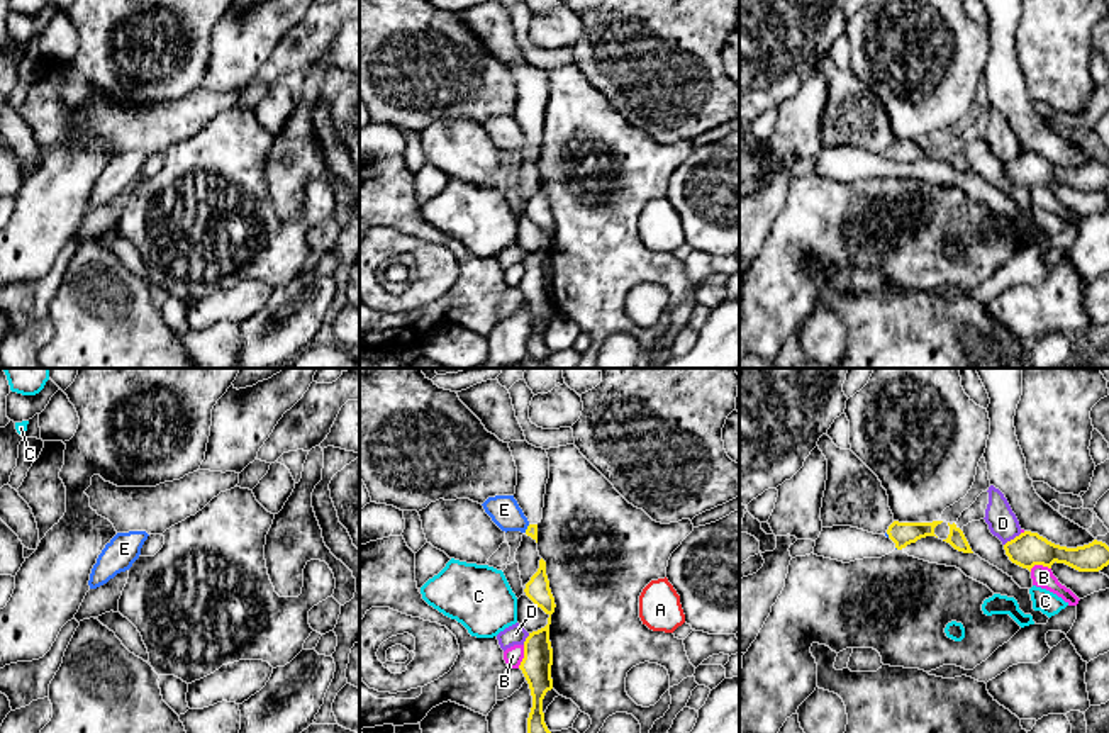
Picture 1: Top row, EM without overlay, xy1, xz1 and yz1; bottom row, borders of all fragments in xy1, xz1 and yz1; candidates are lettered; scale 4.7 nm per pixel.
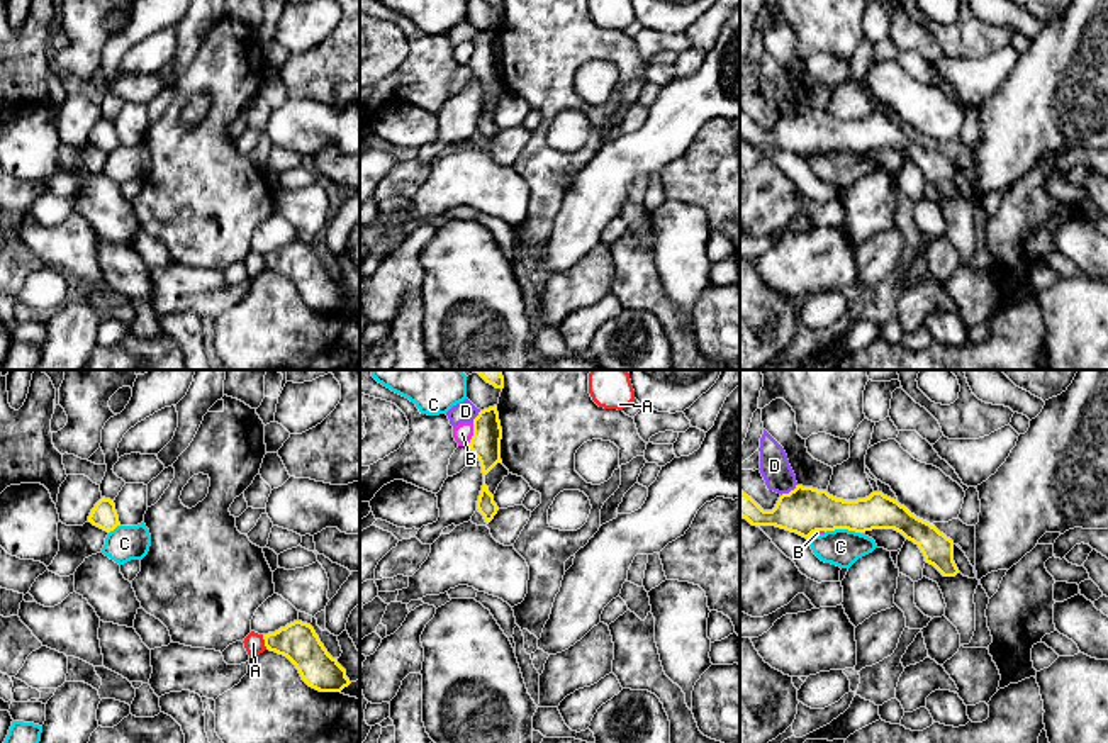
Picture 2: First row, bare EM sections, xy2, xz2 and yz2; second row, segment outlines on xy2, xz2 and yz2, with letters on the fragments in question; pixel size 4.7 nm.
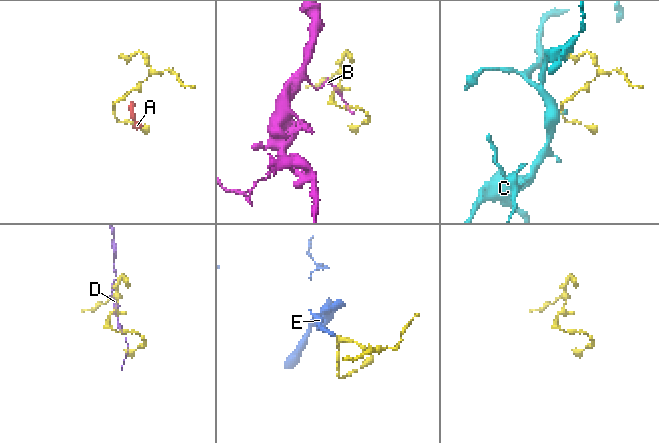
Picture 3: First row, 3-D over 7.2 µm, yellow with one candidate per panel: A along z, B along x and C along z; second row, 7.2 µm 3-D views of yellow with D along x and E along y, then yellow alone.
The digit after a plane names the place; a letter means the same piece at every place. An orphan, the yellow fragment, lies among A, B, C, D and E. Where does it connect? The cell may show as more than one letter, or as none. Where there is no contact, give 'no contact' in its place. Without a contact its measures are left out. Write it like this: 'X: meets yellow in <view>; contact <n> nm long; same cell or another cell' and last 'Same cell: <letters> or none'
A: meets yellow in xy2; contact 80 nm long; another cell
B: meets yellow in xz1; contact 120 nm long; another cell
C: meets yellow in yz2; contact 170 nm long; another cell
D: meets yellow in yz2; contact 100 nm long; another cell
E: meets yellow in xz1; contact 50 nm long; same cell
Same cell: E

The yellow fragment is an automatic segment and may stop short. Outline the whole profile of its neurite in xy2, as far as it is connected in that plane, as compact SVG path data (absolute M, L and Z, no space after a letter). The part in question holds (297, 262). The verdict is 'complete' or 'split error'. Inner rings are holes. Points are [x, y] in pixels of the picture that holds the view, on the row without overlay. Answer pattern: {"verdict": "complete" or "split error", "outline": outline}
{"verdict": "complete", "outline": "M294 241L263 254L263 260L266 270L287 277L295 285L309 307L319 312L341 312L351 304L346 290L327 273L311 244Z"}

